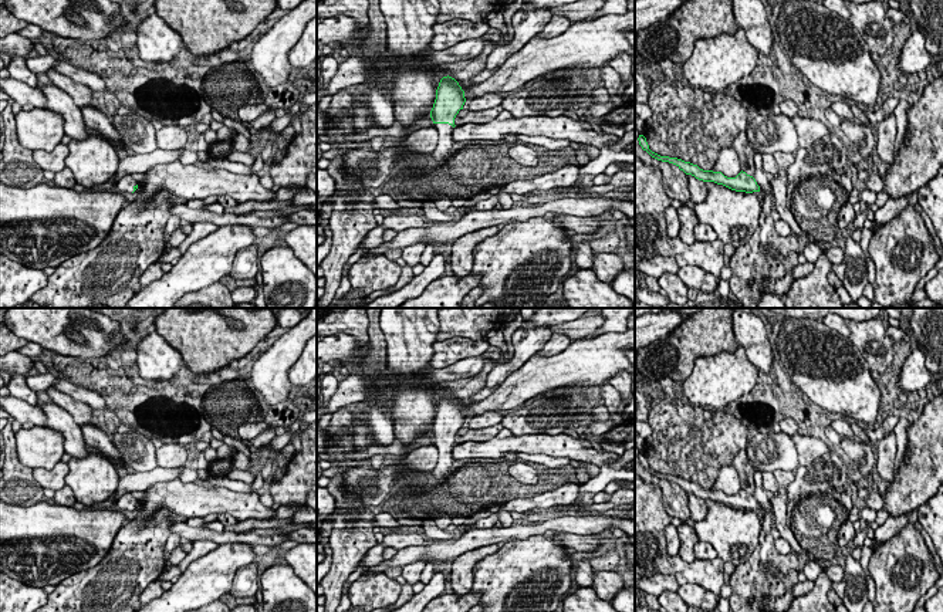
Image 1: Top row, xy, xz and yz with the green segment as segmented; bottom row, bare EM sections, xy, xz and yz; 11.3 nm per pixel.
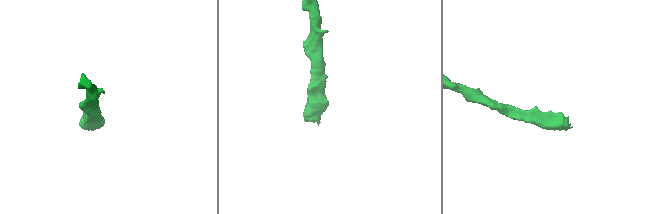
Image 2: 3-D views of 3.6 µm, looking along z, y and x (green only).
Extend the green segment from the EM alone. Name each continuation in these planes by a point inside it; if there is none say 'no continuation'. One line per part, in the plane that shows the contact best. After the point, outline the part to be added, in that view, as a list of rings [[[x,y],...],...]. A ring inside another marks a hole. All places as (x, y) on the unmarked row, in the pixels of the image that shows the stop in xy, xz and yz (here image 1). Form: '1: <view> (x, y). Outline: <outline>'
1: xz (443, 467). Outline: [[[433,442],[439,450],[439,459],[436,467],[432,470],[432,474],[436,479],[436,483],[443,481],[453,470],[453,457],[452,450],[453,444],[449,442]]]

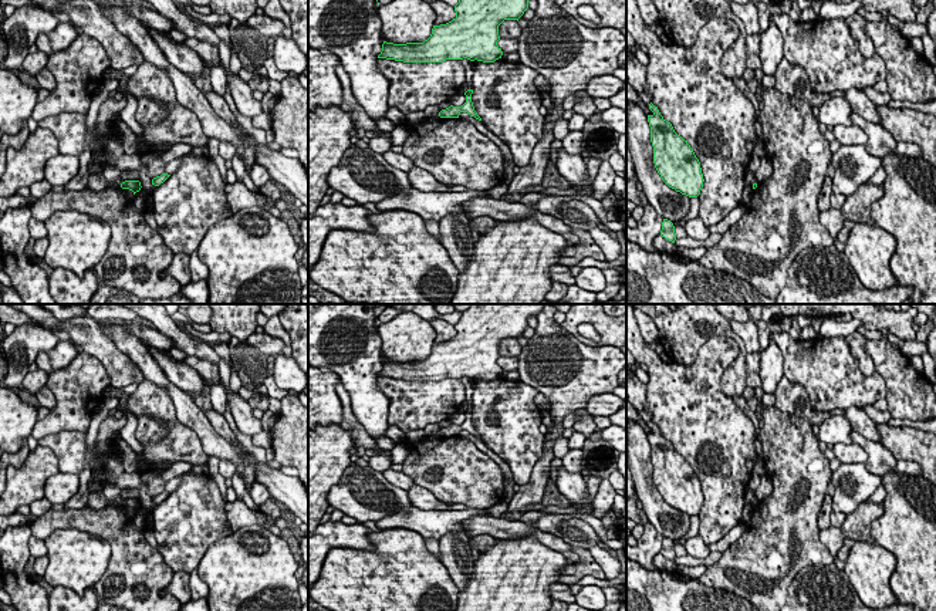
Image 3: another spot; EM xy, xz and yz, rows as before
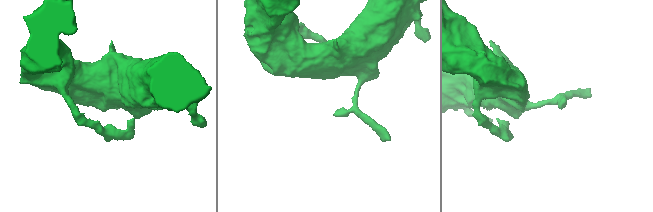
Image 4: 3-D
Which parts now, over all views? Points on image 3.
no continuation

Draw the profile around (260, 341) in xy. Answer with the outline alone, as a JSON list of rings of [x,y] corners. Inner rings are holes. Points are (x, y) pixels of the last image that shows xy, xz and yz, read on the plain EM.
[[[253,332],[246,342],[267,357],[281,355],[285,347],[281,338],[271,337],[267,332]]]

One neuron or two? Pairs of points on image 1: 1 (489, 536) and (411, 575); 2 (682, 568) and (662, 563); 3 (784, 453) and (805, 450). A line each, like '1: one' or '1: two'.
1: two
2: one
3: two

